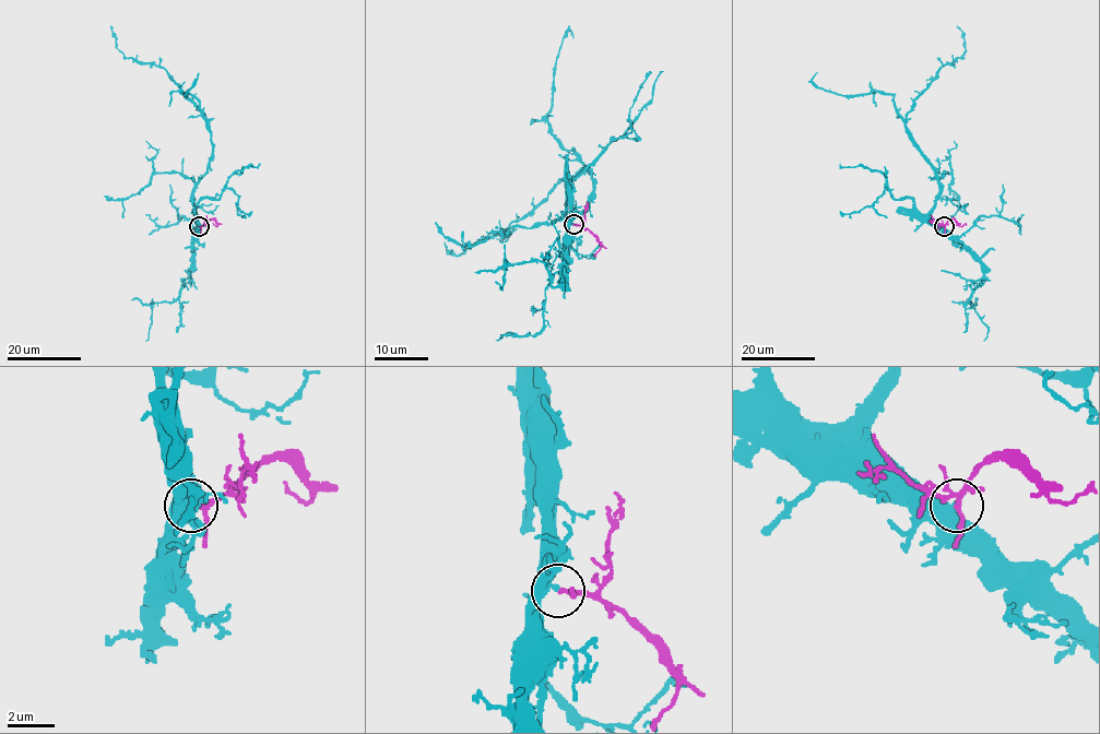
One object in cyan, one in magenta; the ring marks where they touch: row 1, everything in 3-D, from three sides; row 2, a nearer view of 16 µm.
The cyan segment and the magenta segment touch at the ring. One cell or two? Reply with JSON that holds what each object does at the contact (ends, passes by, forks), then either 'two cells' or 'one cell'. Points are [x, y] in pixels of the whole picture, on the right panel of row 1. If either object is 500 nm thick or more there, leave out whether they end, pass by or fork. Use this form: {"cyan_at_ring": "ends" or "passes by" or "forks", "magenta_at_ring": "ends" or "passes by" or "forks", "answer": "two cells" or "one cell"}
{"cyan_at_ring": "ends", "magenta_at_ring": "passes by", "answer": "one cell"}

